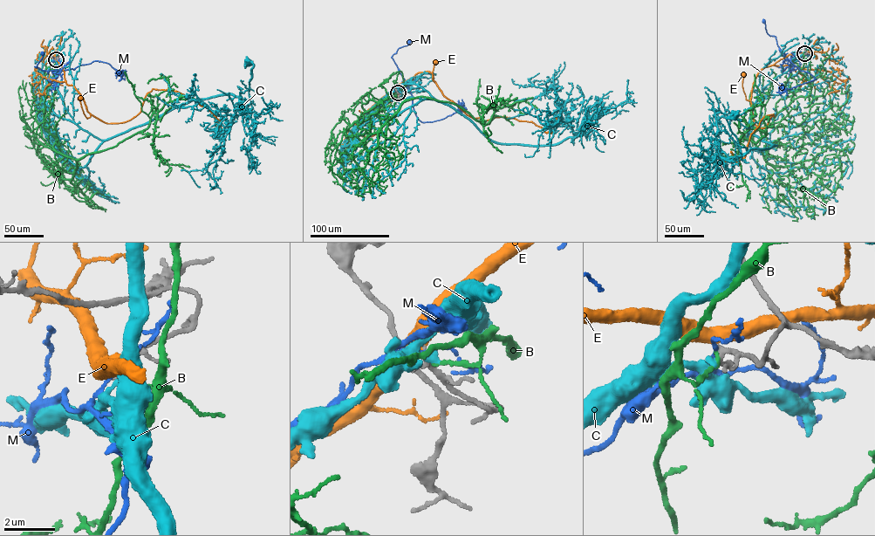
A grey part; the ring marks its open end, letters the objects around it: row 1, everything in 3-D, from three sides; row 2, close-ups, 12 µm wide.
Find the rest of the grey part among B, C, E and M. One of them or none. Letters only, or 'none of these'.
none of these

